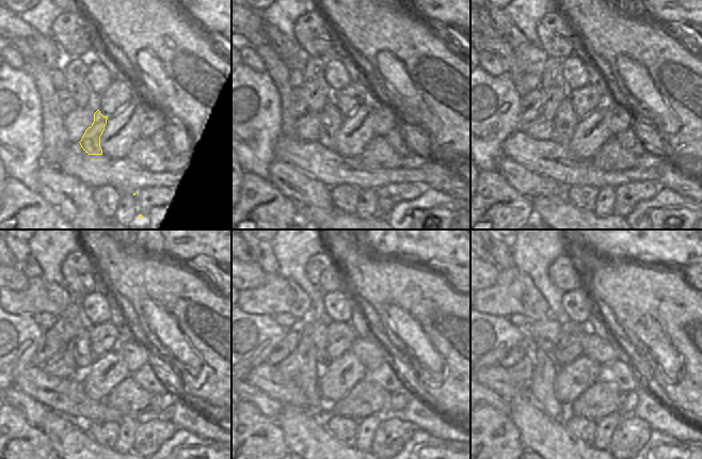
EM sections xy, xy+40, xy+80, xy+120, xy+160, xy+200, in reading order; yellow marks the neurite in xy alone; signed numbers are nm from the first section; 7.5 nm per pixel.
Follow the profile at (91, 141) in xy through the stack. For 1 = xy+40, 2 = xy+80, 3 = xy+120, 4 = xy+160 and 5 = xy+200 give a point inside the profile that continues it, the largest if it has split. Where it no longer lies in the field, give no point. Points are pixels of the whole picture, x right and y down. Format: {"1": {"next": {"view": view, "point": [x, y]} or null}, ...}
{"1": {"next": {"view": "xy+40", "point": [331, 120]}}, "2": {"next": {"view": "xy+80", "point": [565, 121]}}, "3": {"next": {"view": "xy+120", "point": [83, 357]}}, "4": {"next": {"view": "xy+160", "point": [318, 326]}}, "5": {"next": {"view": "xy+200", "point": [544, 334]}}}

